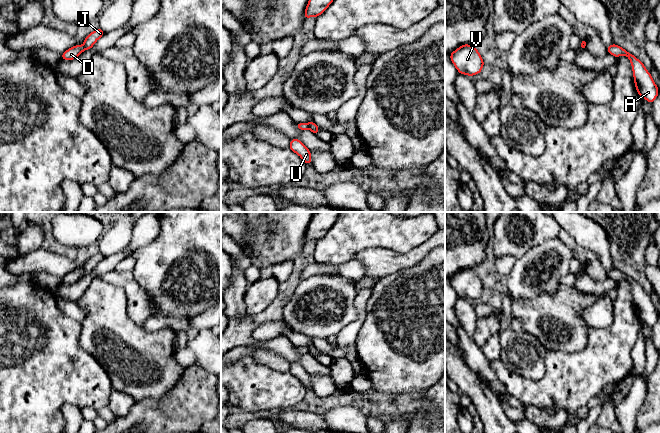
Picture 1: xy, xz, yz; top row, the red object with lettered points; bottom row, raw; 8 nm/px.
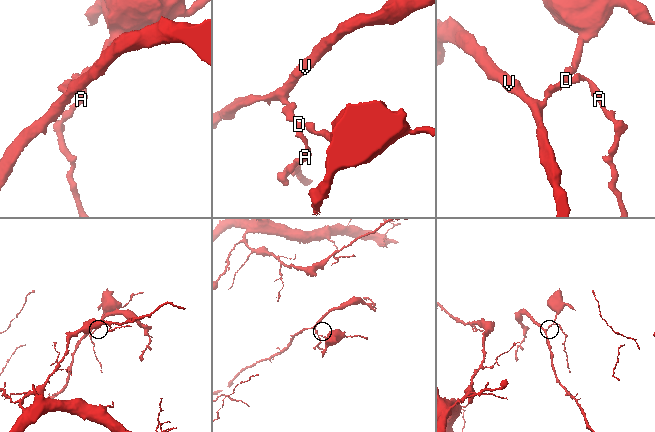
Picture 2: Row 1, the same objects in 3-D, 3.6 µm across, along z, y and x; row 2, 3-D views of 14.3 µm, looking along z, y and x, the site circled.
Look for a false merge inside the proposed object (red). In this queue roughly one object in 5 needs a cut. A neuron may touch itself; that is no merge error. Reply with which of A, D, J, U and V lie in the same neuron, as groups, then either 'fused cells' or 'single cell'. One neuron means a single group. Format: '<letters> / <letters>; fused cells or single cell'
A D U V / J; fused cells

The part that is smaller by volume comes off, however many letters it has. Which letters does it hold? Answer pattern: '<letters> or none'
J

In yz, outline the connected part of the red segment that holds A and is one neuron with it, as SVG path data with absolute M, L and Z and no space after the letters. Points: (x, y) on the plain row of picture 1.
M616 268L609 269L606 272L608 278L616 282L621 279L626 279L629 282L632 289L636 314L641 321L652 328L658 320L659 314L643 287L634 279Z

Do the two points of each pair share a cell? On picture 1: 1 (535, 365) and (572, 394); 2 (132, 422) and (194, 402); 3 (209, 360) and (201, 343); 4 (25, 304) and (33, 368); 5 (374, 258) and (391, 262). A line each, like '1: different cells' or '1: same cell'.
1: different cells
2: same cell
3: same cell
4: same cell
5: same cell

